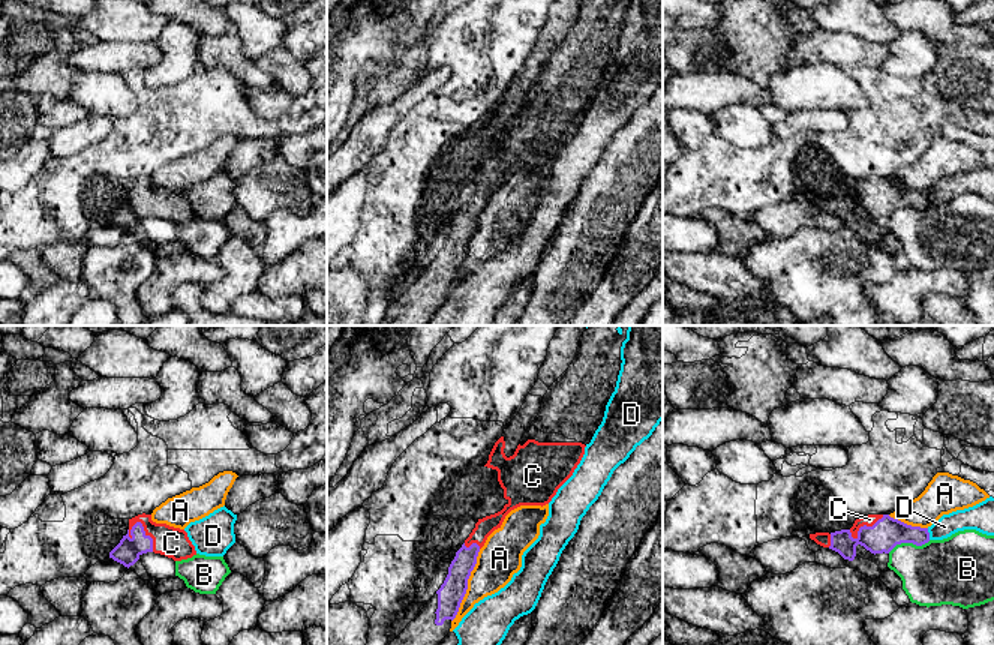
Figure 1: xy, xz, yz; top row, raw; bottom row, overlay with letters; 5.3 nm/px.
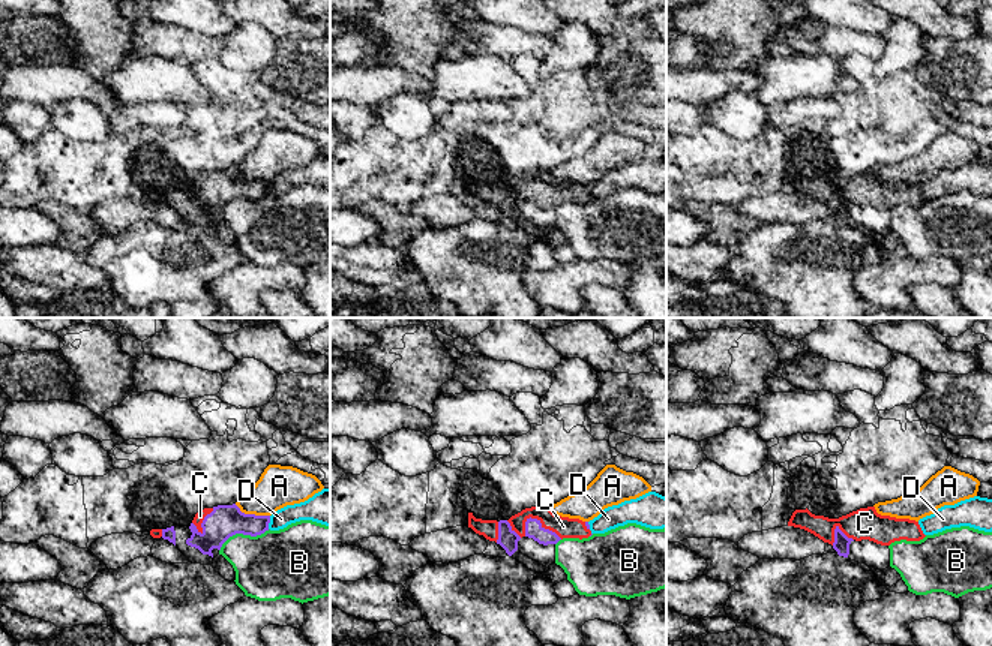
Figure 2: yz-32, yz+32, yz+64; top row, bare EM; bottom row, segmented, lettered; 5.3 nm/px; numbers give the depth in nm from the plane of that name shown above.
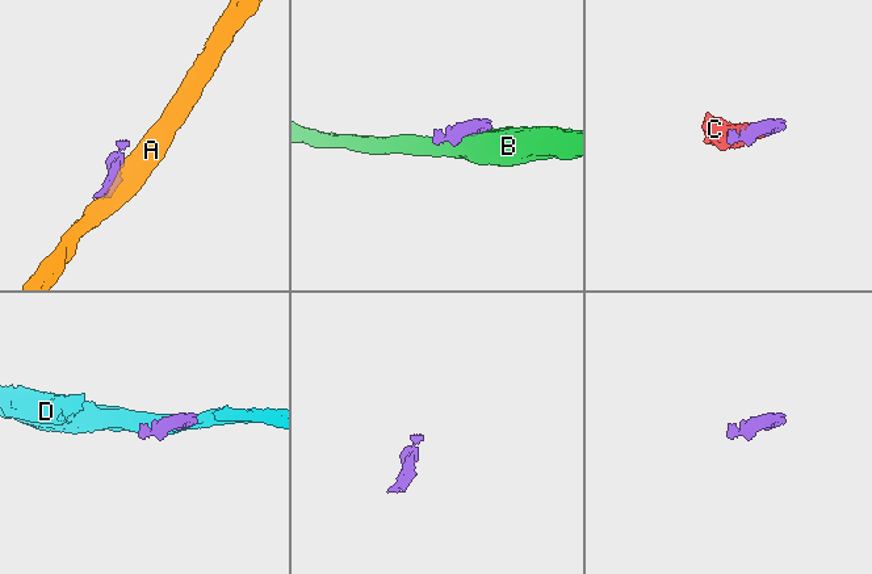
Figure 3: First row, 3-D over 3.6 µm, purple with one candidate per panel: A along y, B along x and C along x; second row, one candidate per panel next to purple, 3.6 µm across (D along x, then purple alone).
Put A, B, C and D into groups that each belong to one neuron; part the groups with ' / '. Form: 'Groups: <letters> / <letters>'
Groups: A / B / C / D

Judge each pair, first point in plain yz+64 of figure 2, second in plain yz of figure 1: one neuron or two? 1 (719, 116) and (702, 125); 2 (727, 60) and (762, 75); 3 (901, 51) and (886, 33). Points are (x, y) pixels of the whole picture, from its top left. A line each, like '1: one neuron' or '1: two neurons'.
1: two neurons
2: one neuron
3: two neurons

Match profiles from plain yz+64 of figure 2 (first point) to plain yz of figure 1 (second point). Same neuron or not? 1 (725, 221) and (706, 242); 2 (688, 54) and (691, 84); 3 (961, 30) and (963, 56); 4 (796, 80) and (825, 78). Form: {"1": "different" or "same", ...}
{"1": "different", "2": "different", "3": "different", "4": "same"}

